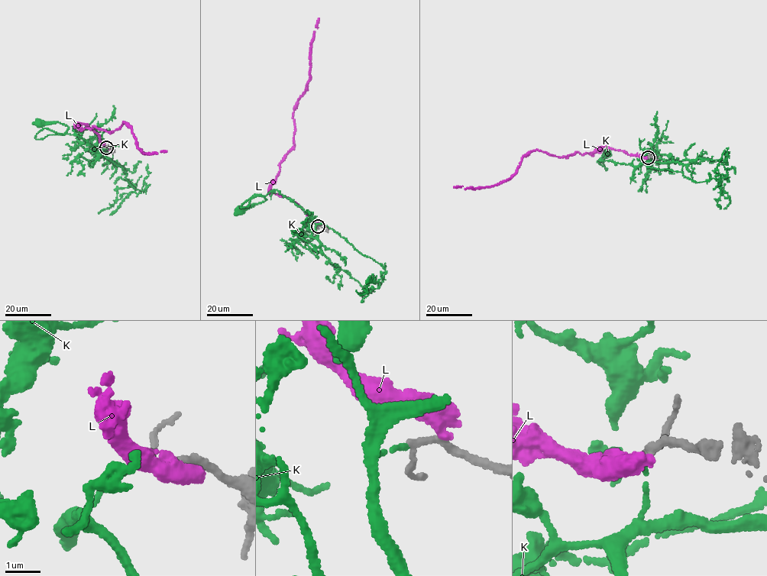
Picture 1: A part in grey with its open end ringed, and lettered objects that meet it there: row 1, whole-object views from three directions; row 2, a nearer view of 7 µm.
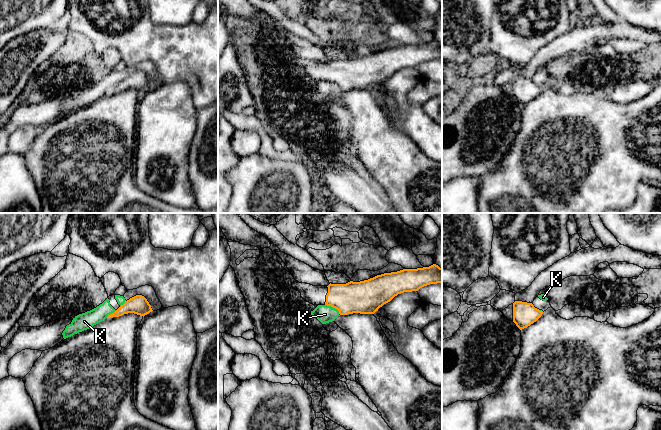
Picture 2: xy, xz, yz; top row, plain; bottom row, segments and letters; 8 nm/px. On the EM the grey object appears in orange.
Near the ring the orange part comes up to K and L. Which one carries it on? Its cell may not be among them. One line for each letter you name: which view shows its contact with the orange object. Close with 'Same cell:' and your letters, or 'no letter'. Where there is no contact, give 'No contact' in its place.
Same cell: no letter

